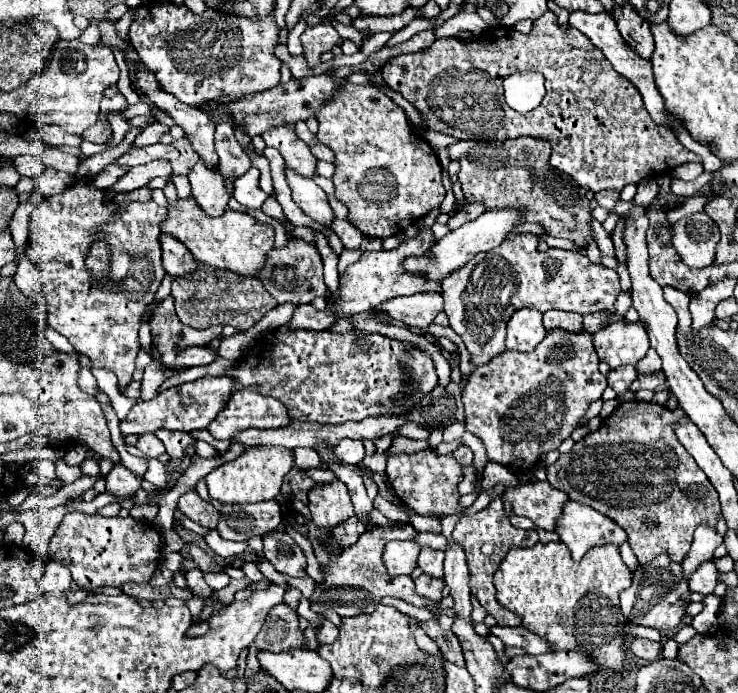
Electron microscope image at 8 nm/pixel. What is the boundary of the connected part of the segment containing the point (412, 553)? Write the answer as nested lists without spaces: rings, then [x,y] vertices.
[[[388,541],[384,549],[384,565],[392,575],[410,575],[416,569],[416,559],[420,553],[416,541]]]

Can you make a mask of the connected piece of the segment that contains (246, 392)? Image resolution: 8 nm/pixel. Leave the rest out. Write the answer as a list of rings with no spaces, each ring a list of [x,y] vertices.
[[[252,385],[232,393],[226,409],[208,425],[208,431],[214,439],[232,441],[244,429],[278,429],[288,427],[288,423],[292,423],[288,409],[274,397],[258,393],[256,385]]]

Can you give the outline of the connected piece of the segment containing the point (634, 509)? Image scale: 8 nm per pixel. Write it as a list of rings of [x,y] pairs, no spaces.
[[[624,401],[616,413],[602,421],[596,433],[586,435],[572,447],[572,453],[560,455],[554,465],[546,467],[548,481],[556,489],[610,517],[628,533],[640,565],[666,551],[670,561],[680,563],[692,545],[696,527],[716,527],[718,523],[720,501],[716,489],[676,441],[674,425],[680,417],[686,417],[682,409],[670,411],[656,403]]]

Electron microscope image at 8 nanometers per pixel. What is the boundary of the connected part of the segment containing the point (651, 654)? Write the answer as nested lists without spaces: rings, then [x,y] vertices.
[[[636,637],[632,643],[630,643],[630,651],[644,659],[644,661],[656,661],[660,657],[660,649],[662,645],[656,643],[656,641],[650,641],[650,639],[642,639],[642,637]]]

